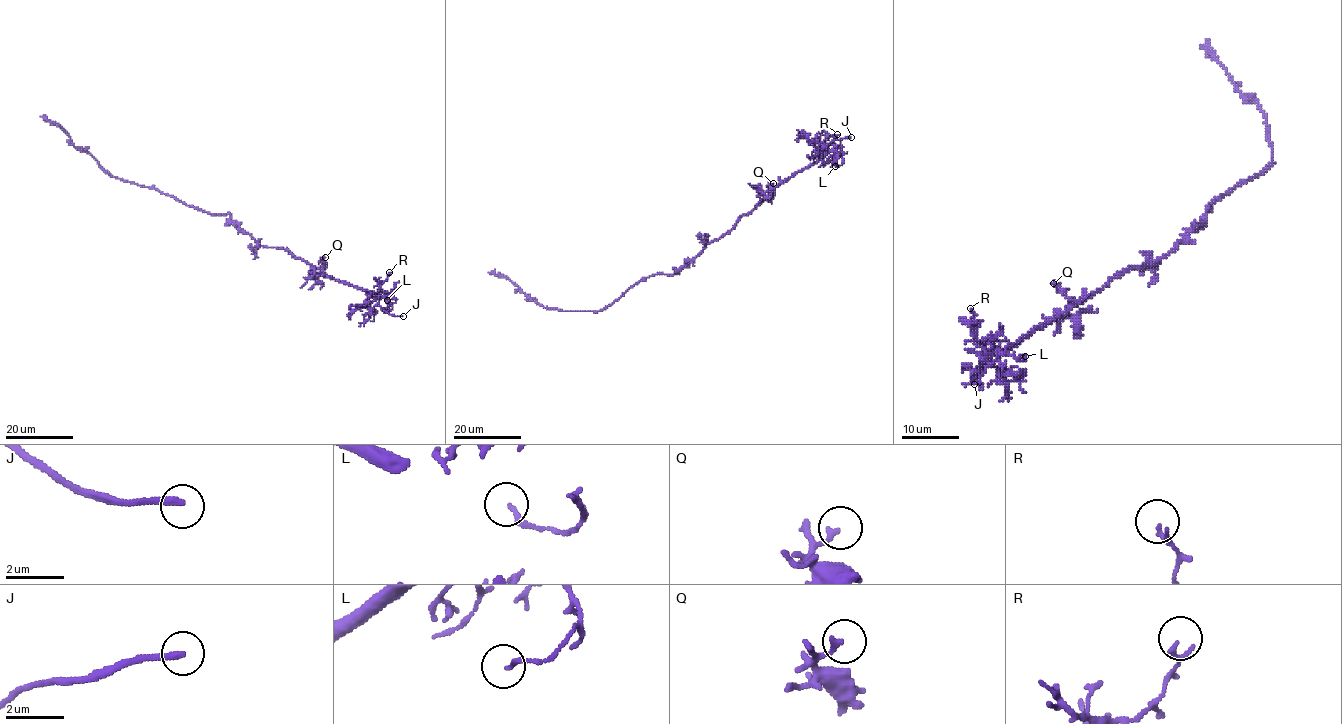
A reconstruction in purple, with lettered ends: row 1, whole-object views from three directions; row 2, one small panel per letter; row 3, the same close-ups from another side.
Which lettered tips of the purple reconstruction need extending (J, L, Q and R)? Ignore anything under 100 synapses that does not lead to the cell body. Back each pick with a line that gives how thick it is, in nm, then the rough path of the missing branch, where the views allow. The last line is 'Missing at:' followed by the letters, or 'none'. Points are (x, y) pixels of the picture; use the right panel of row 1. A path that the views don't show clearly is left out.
J: 240 nm thick; missing branch runs (974, 384), (966, 402), (956, 412), (954, 390), (944, 387), (936, 397), (933, 396), (936, 391)
Missing at: J

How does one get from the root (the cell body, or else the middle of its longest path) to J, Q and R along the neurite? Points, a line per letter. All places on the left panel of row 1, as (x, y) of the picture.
J: (232, 221), (259, 244), (285, 248), (294, 258), (320, 268), (328, 276), (369, 291), (383, 309), (403, 316)
Q: (232, 221), (259, 244), (285, 248), (294, 258), (300, 258), (315, 268), (324, 265), (321, 259), (325, 257)
R: (232, 221), (259, 244), (285, 248), (328, 276), (367, 290), (374, 297), (389, 272)

